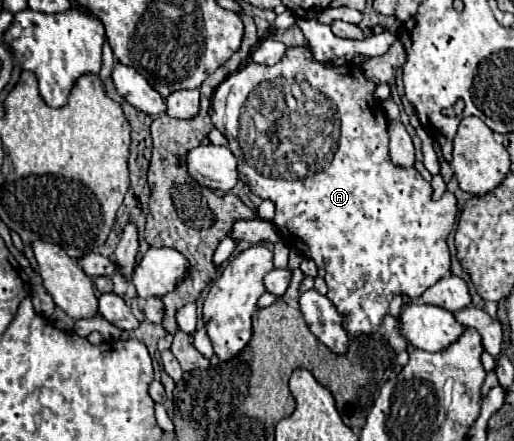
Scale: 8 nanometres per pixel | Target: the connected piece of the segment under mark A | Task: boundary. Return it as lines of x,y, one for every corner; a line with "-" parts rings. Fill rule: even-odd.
289,47
289,49
285,51
285,57
283,57
277,65
265,67
265,65
257,65
257,63
249,61
249,63
243,65
239,71
235,71
233,75
229,75
219,87
217,87
217,91
215,91
215,95
213,95
213,101
211,101
211,109
213,109
213,111
211,111
211,121
213,121
213,127
219,129
219,117
221,117
221,119
223,119
223,123
221,123
223,135
229,137
231,141
237,141
237,143
239,143
239,151
241,151
241,155
239,155
239,159
237,159
237,161
239,161
239,165
237,165
237,169
239,169
239,179
241,179
245,185
249,185
251,193
259,195
261,199
271,199
271,201
275,203
275,219
273,219
273,225
279,229
279,235
281,235
293,249
297,249
297,251
305,253
305,257
313,259
313,261
317,263
317,267
323,267
323,269
325,269
325,283
327,283
327,287
329,287
327,297
333,301
333,305
335,305
337,311
341,313
341,317
343,317
343,327
345,327
345,331
347,331
349,335
355,335
355,333
375,333
375,331
379,331
381,321
383,321
383,317
389,313
389,303
391,303
391,299
393,299
395,295
403,295
403,297
409,297
409,299
419,299
427,287
435,285
441,277
445,277
445,275
451,271
451,255
449,255
449,247
447,247
447,237
449,237
449,233
451,233
451,229
453,229
453,225
455,225
455,217
453,217
453,201
455,201
455,195
453,195
451,191
445,191
445,195
443,195
439,201
433,201
433,187
431,187
429,181
425,181
425,179
421,177
421,173
419,173
417,169
411,169
411,167
407,169
407,167
399,167
399,165
393,165
393,163
391,163
391,157
389,157
389,133
387,133
387,123
385,123
387,117
385,117
381,105
375,101
375,95
373,95
373,93
375,93
375,83
369,81
369,77
365,77
365,73
363,73
355,63
325,65
325,63
319,63
319,61
311,59
311,53
309,53
307,47
-
219,87
229,87
229,95
227,95
227,99
225,99
225,113
219,113
219,107
221,107
221,105
219,105

